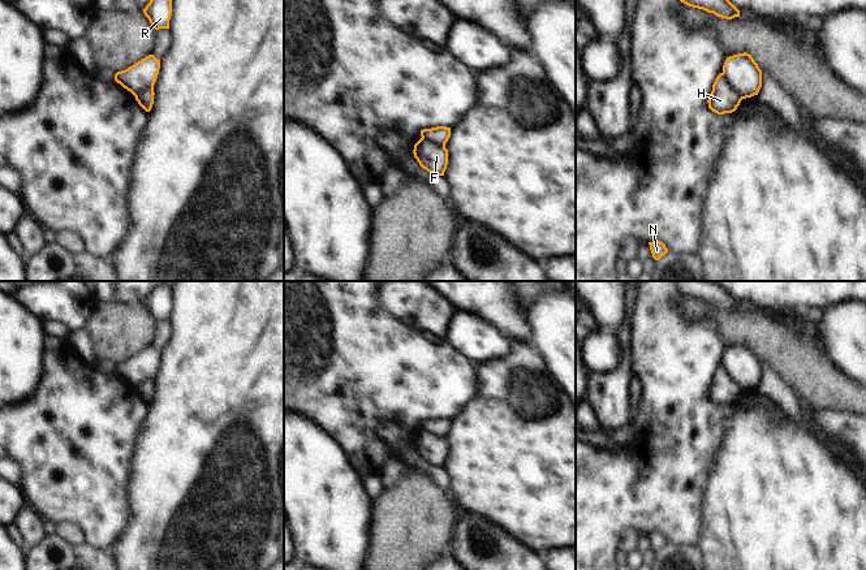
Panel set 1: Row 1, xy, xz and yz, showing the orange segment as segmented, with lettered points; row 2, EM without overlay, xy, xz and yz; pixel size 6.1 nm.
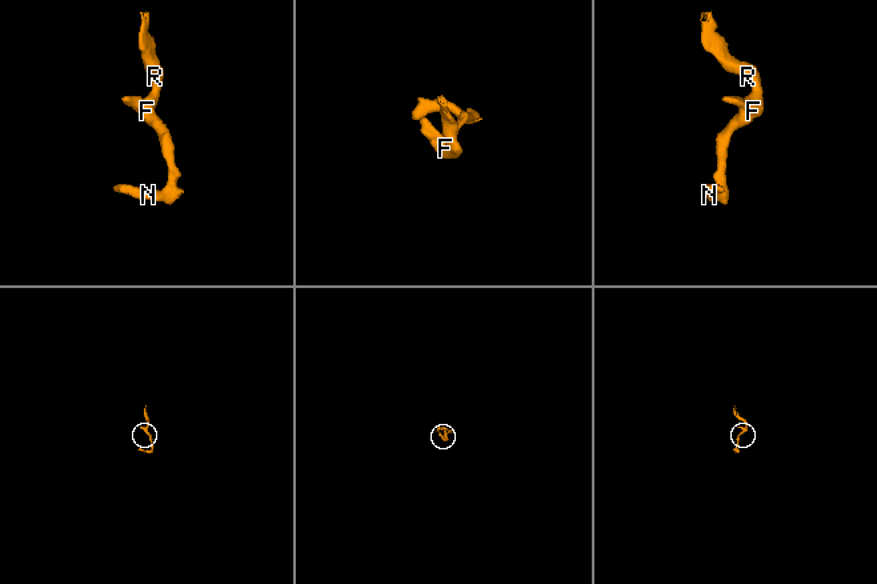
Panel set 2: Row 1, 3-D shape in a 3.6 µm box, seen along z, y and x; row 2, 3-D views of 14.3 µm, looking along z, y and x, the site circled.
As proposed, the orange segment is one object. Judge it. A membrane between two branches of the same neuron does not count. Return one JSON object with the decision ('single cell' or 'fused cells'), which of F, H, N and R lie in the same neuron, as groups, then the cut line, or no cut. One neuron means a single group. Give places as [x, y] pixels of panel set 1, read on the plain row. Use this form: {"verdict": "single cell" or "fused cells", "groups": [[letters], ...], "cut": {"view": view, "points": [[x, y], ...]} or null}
{"verdict": "fused cells", "groups": [["F", "R"], ["H", "N"]], "cut": {"view": "yz", "points": [[723, 363], [729, 376], [742, 389]]}}

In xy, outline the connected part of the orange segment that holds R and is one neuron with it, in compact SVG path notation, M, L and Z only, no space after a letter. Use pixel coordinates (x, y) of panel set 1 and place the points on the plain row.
M159 284L143 301L145 307L155 321L169 320L169 311L172 306L172 292L171 288Z

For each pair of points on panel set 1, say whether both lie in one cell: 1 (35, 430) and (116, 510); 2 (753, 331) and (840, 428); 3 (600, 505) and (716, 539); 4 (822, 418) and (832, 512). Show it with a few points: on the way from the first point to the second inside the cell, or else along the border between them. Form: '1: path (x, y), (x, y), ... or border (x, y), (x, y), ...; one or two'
1: path (56, 445), (95, 489); one
2: border (805, 407), (814, 410), (844, 410), (852, 414); two
3: border (703, 504), (702, 529), (696, 545); two
4: border (808, 410), (810, 422), (830, 441); two

